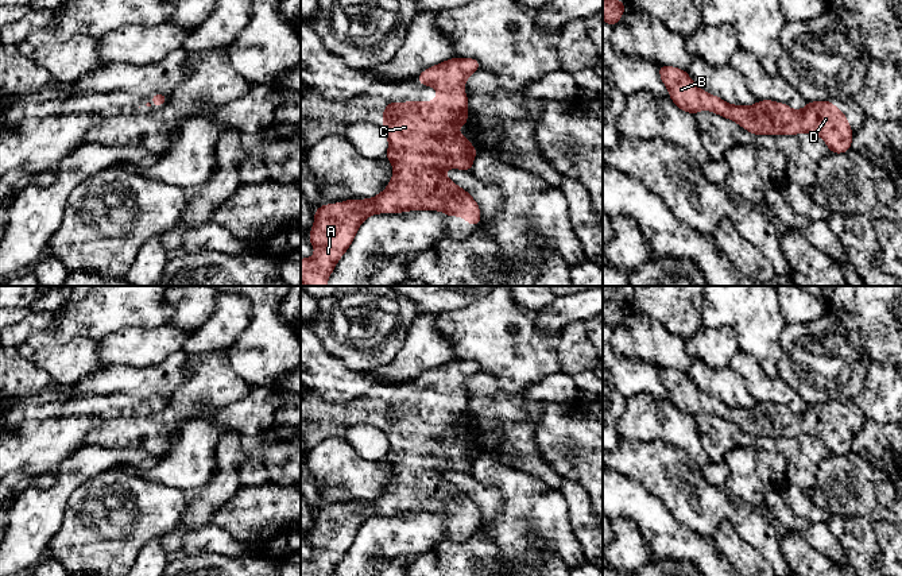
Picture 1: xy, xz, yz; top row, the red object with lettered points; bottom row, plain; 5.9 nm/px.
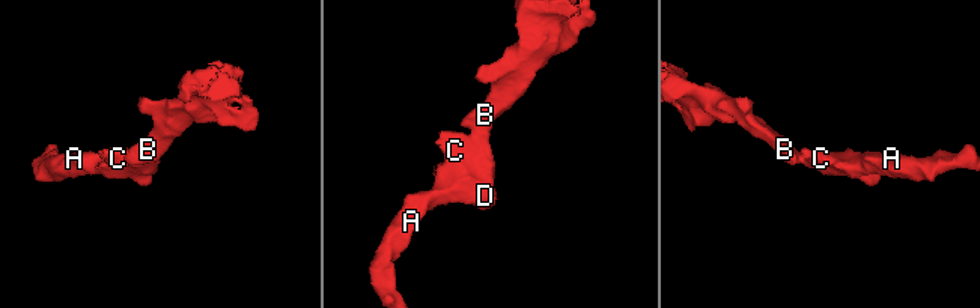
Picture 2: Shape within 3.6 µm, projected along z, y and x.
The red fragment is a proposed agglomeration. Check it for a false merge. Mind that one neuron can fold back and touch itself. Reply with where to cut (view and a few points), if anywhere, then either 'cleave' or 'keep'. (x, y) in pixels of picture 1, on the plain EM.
no cut; keep

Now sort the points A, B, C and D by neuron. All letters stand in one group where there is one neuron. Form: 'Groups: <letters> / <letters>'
Groups: A B C D

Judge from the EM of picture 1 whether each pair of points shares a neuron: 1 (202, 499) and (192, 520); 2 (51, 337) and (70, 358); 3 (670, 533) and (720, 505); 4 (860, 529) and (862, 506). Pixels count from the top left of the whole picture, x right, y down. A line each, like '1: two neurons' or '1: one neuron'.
1: one neuron
2: two neurons
3: two neurons
4: two neurons

